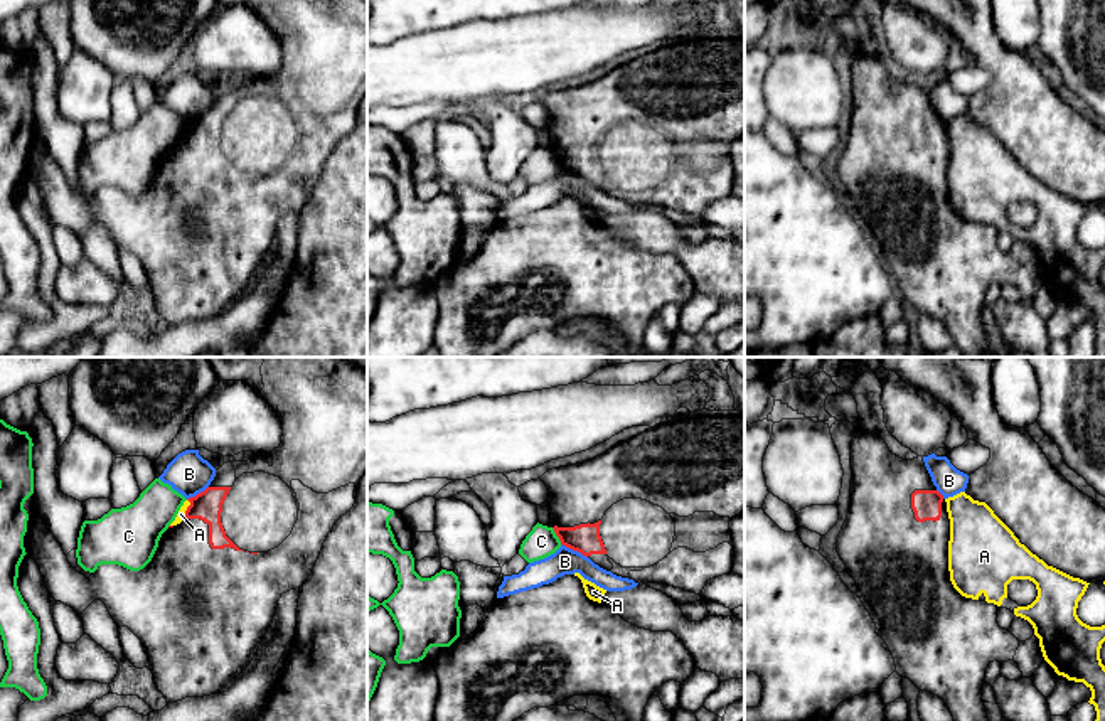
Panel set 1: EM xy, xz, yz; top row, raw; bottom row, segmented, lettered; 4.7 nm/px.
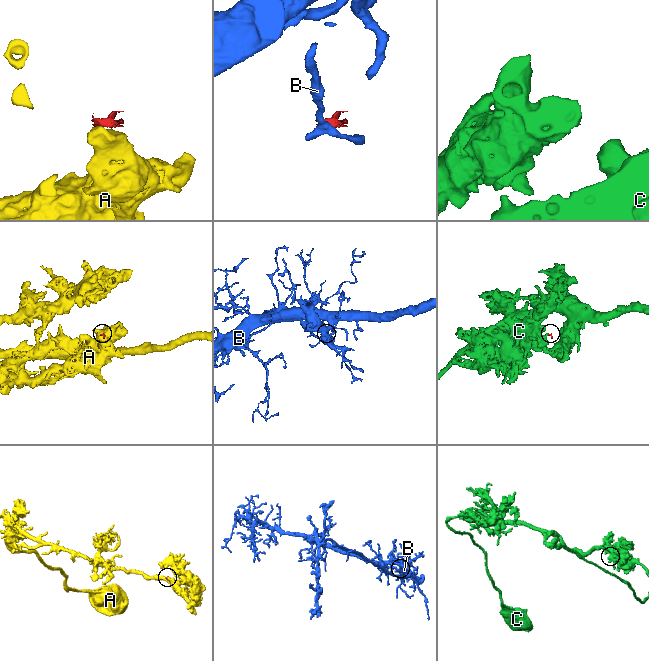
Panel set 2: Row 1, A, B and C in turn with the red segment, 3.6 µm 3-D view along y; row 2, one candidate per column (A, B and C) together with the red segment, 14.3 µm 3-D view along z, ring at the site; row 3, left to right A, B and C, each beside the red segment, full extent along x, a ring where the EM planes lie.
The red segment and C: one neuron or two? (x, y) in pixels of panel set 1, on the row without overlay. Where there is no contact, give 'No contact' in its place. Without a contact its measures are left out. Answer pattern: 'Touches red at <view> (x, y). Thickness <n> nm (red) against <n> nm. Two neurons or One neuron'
Touches red at xz (556, 157). Thickness 140 nm (red) against 150 nm. Two neurons

